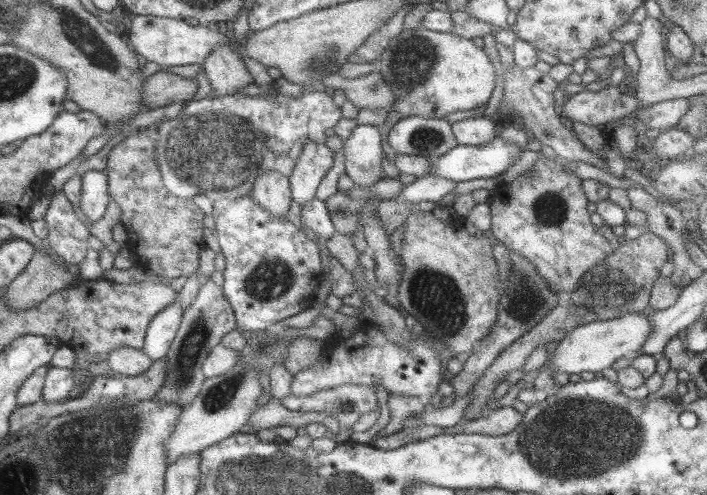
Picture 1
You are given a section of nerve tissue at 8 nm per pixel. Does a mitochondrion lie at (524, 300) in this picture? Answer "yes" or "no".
yes

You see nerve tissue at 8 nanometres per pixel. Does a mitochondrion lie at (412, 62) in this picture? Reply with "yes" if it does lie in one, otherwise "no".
yes

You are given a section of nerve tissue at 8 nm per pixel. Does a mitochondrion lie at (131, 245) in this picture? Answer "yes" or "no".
no

